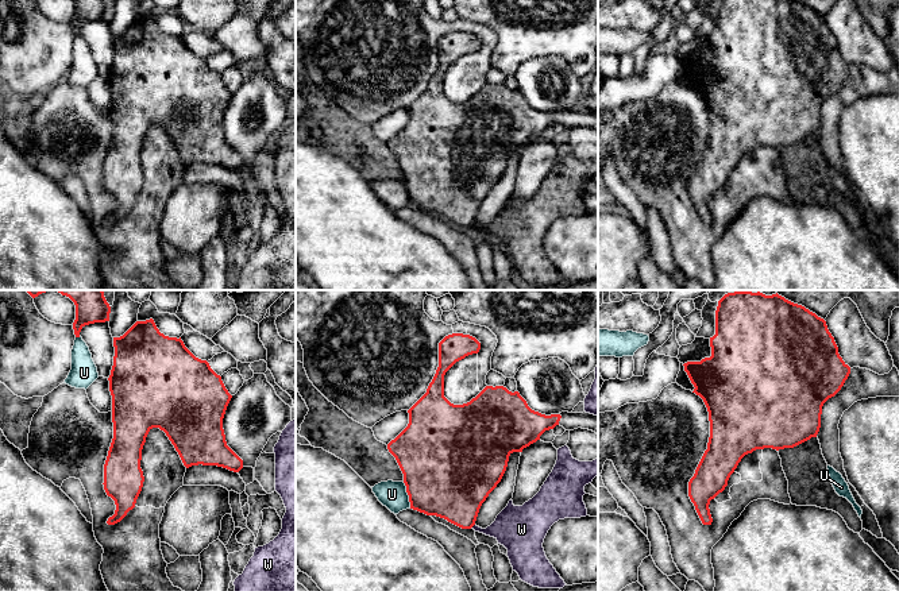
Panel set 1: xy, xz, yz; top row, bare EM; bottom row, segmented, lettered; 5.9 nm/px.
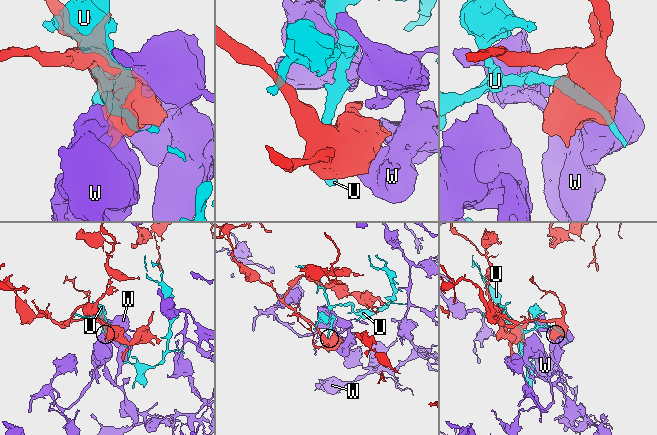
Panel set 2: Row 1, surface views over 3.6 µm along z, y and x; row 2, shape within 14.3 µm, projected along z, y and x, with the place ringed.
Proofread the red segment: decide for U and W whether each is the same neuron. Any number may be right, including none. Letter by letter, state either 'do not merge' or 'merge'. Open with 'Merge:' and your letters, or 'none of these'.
Merge: W
U: do not merge
W: merge

